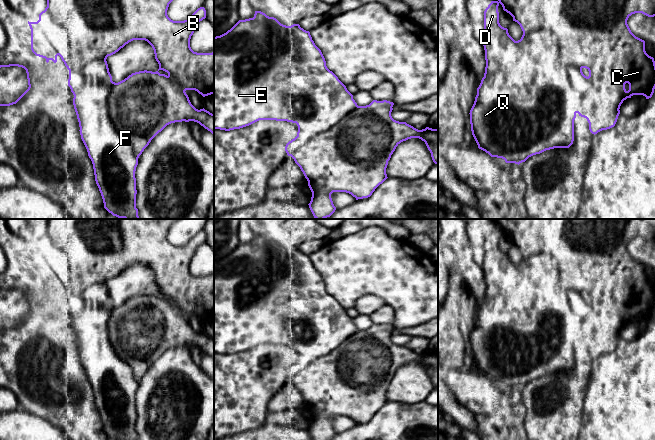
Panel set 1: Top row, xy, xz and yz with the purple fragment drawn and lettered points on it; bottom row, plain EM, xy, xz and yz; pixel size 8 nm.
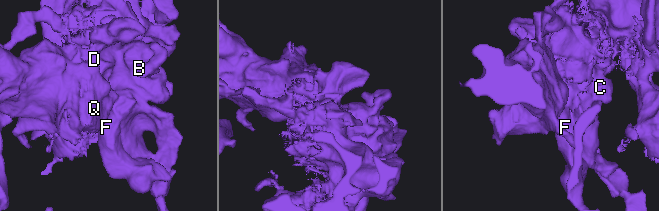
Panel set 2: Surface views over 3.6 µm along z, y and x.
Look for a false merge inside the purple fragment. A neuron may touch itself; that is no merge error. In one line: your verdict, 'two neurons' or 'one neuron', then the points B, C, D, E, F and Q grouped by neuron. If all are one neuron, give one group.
two neurons; B C / D E F Q

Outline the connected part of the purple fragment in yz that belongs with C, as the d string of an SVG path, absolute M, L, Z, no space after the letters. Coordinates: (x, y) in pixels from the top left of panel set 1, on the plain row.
M496 219L503 234L513 241L517 246L524 259L536 254L548 254L557 263L558 275L562 291L568 299L568 315L573 330L577 333L579 340L587 343L589 354L592 358L597 358L602 354L607 354L615 350L620 338L620 330L624 324L631 322L633 319L643 319L646 323L652 321L655 313L655 285L645 275L645 265L636 261L630 254L627 244L635 237L642 237L648 241L655 240L655 219Z

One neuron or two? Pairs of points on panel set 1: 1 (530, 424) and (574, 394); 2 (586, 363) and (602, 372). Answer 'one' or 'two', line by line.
1: one
2: two

